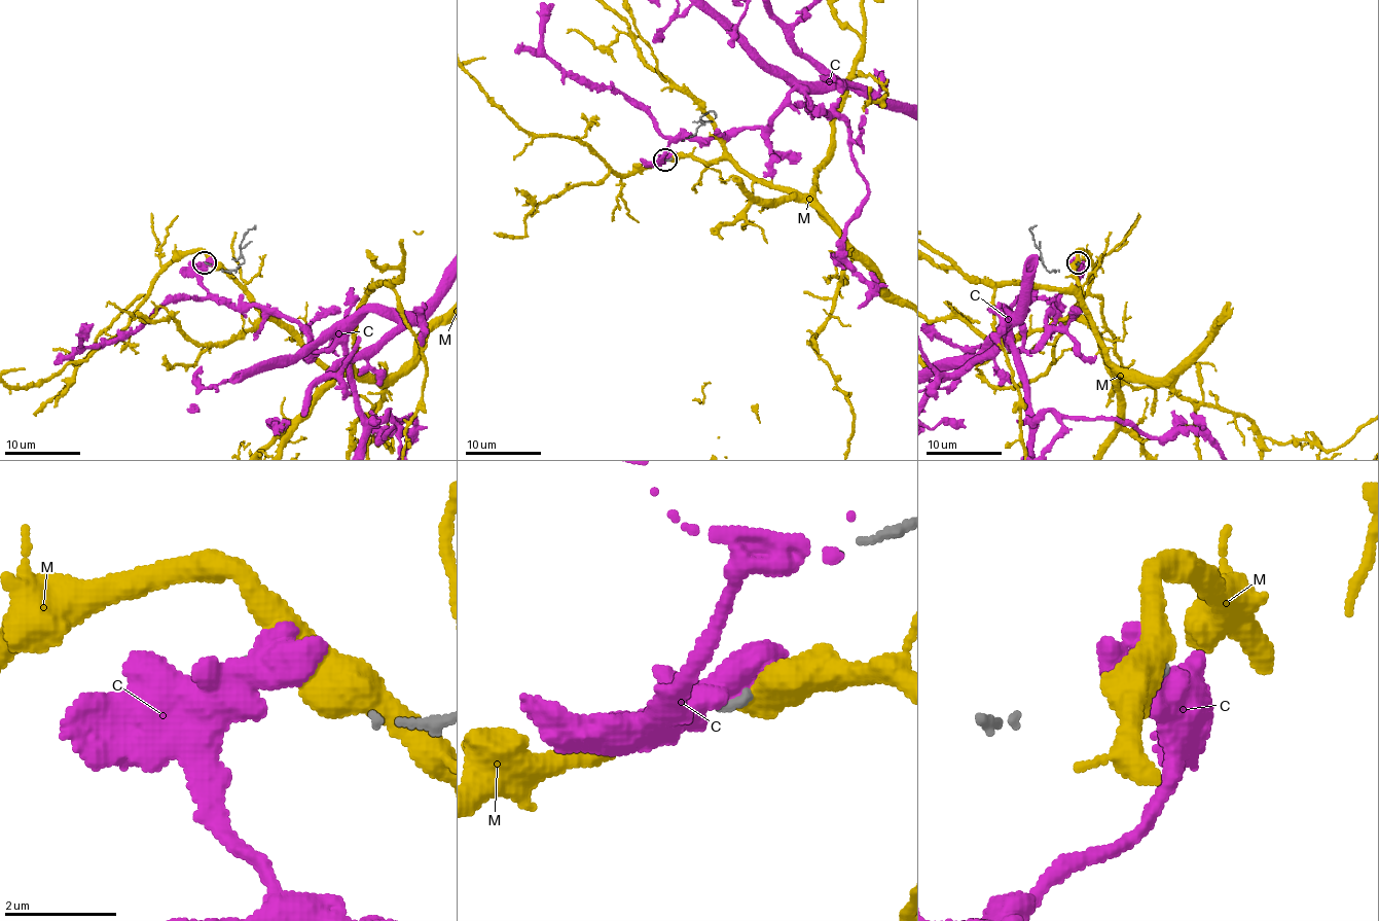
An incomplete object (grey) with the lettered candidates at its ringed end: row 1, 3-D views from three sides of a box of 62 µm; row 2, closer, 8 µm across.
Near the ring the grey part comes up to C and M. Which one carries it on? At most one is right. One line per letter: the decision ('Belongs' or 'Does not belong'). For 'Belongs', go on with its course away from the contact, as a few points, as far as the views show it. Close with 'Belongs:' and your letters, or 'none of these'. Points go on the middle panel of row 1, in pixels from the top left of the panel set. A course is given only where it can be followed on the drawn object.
C: Does not belong
M: Does not belong
Belongs: none of these

